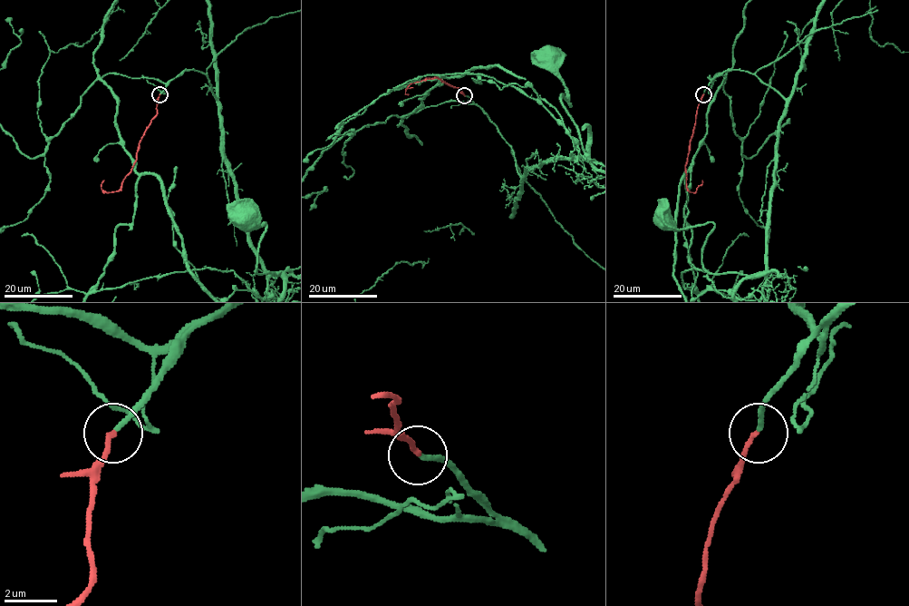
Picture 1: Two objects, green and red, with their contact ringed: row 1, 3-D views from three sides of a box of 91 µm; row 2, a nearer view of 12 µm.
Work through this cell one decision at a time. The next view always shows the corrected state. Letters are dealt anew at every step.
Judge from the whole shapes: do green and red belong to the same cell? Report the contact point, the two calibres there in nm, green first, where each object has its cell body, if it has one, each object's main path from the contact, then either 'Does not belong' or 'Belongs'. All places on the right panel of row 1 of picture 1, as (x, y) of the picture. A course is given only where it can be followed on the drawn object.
Place: (703, 94). Thickness 180 nm (green) against 170 nm. Soma of green: (663, 216). Soma of red: none. Course of green: (704, 94), (743, 70), (786, 101), (767, 270), (708, 272), (714, 225), (675, 229), (665, 215). Course of red: (704, 94), (699, 103), (685, 165), (686, 187), (690, 192), (695, 191), (702, 180). Belongs

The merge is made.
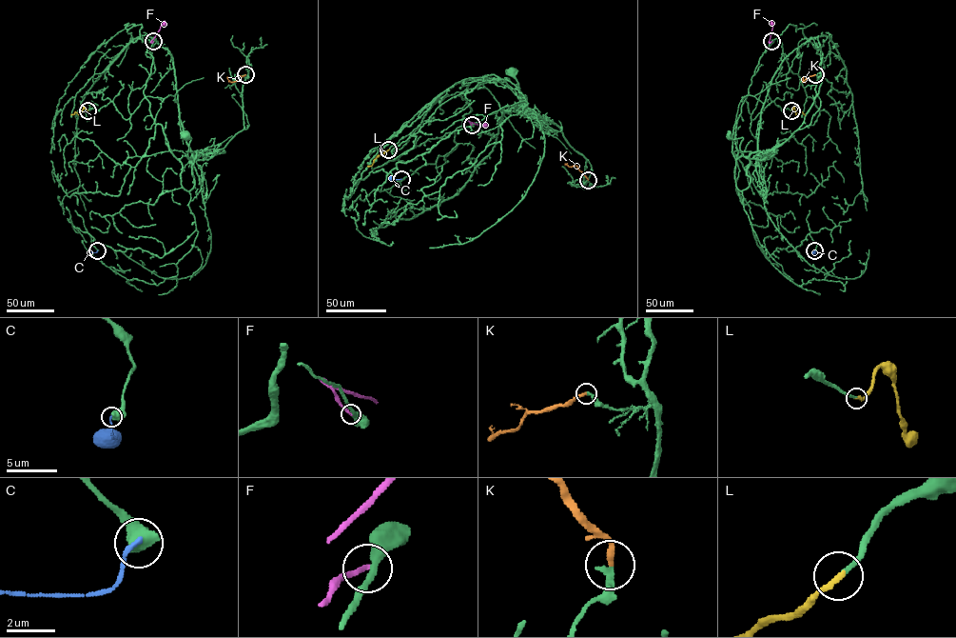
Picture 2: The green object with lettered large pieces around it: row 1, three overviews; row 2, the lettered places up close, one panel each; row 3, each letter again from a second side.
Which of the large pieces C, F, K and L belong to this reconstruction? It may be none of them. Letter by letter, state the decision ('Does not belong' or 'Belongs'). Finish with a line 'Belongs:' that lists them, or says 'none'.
C: Does not belong
F: Does not belong
K: Belongs
L: Belongs
Belongs: K, L

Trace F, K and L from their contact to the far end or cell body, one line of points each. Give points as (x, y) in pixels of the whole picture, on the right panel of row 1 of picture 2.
F: (771, 41), (769, 42), (771, 20)
K: (815, 74), (805, 82), (804, 77)
L: (791, 110), (793, 108), (796, 113), (805, 114)

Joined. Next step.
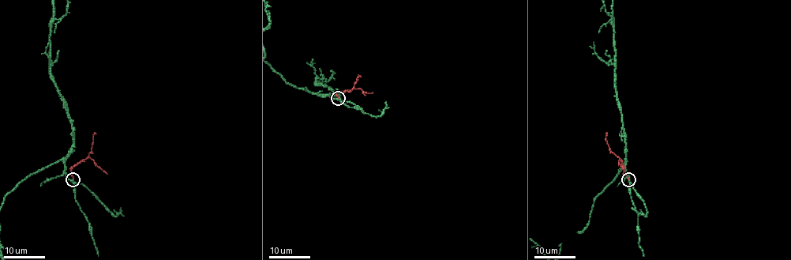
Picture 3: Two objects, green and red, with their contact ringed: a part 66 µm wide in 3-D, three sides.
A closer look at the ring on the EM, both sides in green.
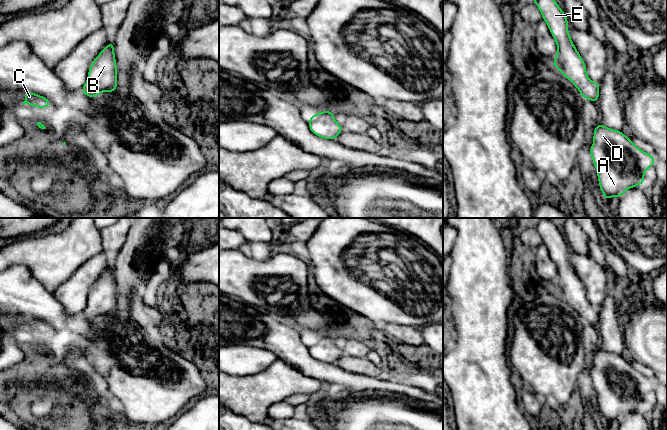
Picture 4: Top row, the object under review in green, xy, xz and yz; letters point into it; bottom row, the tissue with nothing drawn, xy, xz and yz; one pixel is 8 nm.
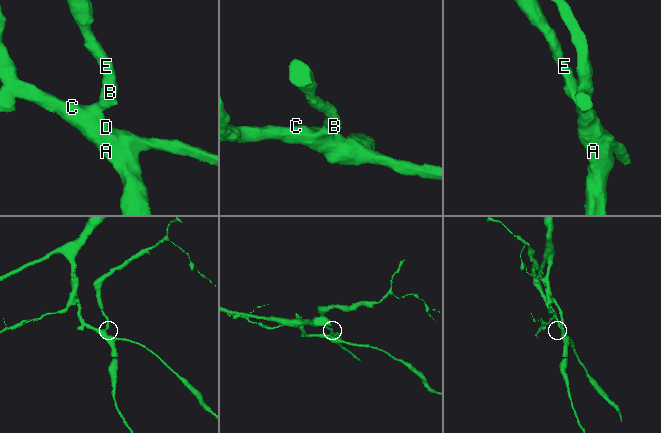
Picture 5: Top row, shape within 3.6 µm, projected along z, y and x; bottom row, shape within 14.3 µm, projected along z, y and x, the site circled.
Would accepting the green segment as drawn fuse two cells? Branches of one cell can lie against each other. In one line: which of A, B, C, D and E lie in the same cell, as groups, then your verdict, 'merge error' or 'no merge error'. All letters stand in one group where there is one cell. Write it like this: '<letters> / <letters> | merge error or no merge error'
A B C D E | no merge error

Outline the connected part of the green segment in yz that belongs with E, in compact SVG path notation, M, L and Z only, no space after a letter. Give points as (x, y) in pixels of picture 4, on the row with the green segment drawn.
M534 0L534 2L556 40L558 52L552 62L553 65L574 84L582 98L596 103L599 99L600 84L591 81L587 76L586 65L568 33L569 22L563 10L555 0Z

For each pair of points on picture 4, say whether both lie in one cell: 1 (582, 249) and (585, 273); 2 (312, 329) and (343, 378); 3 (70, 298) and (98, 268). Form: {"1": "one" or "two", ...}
{"1": "two", "2": "two", "3": "one"}

